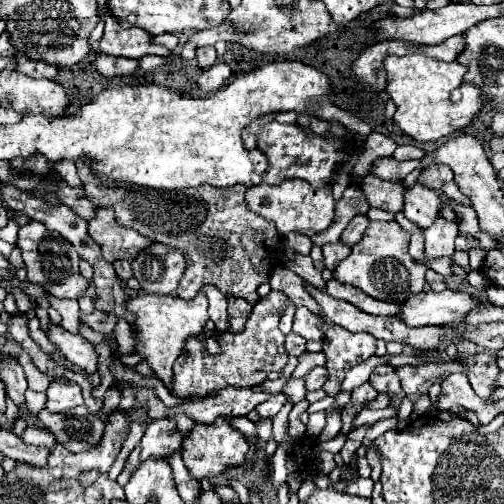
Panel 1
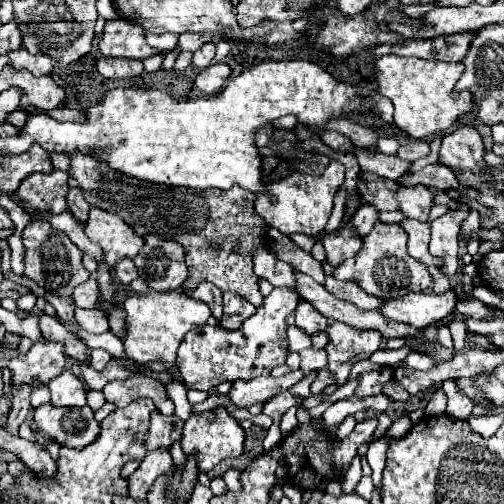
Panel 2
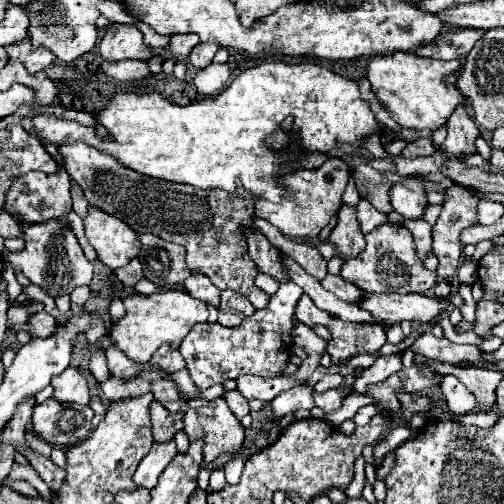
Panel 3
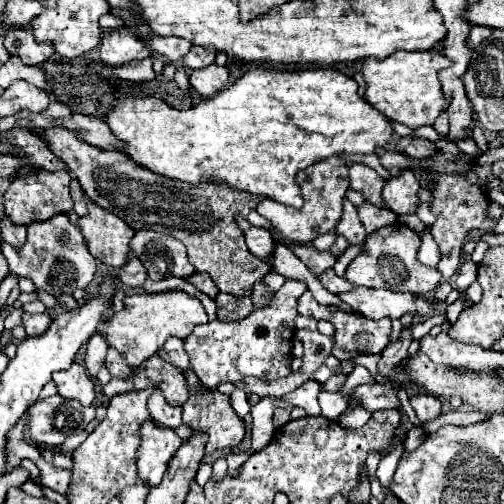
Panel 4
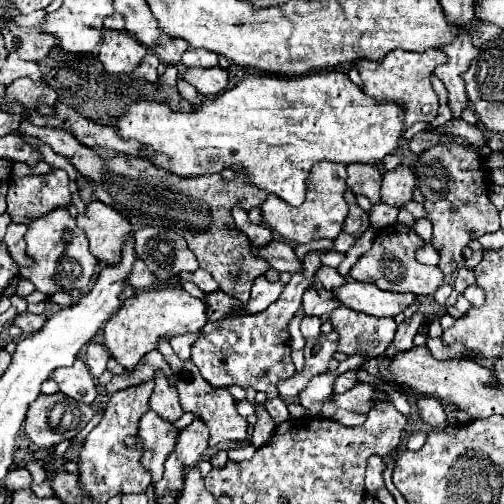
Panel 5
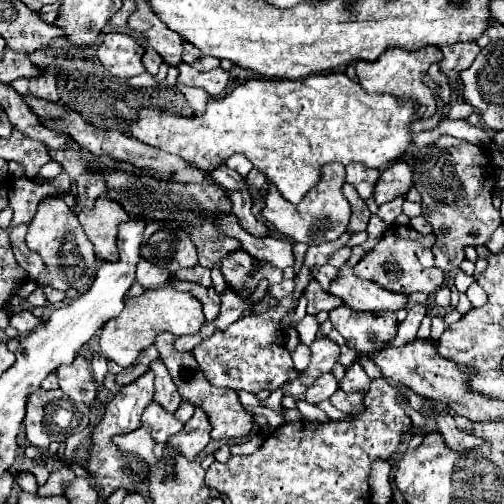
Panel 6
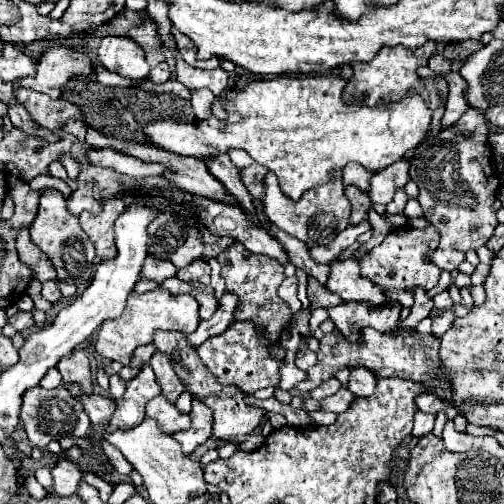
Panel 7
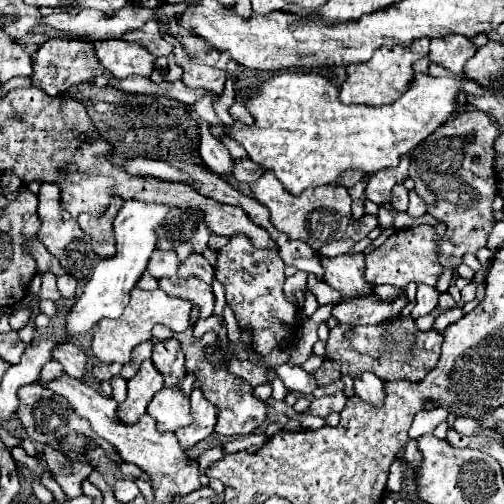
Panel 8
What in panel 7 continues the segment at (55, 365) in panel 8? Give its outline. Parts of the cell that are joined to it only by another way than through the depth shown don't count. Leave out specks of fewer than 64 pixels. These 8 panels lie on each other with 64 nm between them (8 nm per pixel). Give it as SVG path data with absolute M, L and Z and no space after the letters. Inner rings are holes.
M50 368L50 370L46 372L46 376L44 376L44 380L40 380L40 386L44 386L44 388L56 388L56 386L62 386L62 378L60 378L58 372L60 372L58 368Z

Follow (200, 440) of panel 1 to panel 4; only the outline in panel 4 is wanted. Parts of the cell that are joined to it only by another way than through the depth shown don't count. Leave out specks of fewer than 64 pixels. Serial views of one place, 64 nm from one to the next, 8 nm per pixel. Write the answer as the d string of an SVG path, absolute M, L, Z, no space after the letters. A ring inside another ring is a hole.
M192 368L182 370L182 374L184 374L186 384L188 384L188 400L182 406L182 410L184 410L182 420L186 424L190 424L192 430L202 430L208 434L206 452L212 452L216 448L226 448L226 446L230 446L230 448L238 446L244 438L244 422L242 422L242 418L238 418L238 414L230 406L230 396L216 392L216 390L210 390L210 388L204 388L200 384L200 380L196 380L196 374L192 372Z

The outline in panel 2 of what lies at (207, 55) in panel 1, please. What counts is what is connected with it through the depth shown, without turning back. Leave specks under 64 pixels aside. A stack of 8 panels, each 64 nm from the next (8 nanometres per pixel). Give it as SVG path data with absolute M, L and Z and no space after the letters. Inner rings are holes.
M206 42L204 46L200 46L200 48L194 52L192 64L198 66L198 68L208 68L208 66L212 64L214 52L216 52L216 44L214 44L214 42Z

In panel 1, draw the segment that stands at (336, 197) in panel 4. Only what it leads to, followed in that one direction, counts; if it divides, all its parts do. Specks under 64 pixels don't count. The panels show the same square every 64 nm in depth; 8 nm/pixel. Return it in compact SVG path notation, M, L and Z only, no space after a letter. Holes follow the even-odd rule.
M284 180L278 186L260 184L254 188L248 188L246 196L248 206L262 218L276 224L276 230L286 236L288 232L300 232L306 236L314 236L322 230L326 230L334 220L334 200L332 200L332 182L312 188L306 180Z

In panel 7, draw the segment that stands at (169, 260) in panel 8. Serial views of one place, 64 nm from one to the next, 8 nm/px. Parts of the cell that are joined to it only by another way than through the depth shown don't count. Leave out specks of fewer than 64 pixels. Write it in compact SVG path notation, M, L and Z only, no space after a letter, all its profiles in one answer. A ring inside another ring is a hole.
M148 256L144 266L142 266L142 278L154 280L158 284L162 284L162 280L166 280L166 278L170 278L174 274L176 274L174 264L168 264L166 260L160 260L156 256Z

